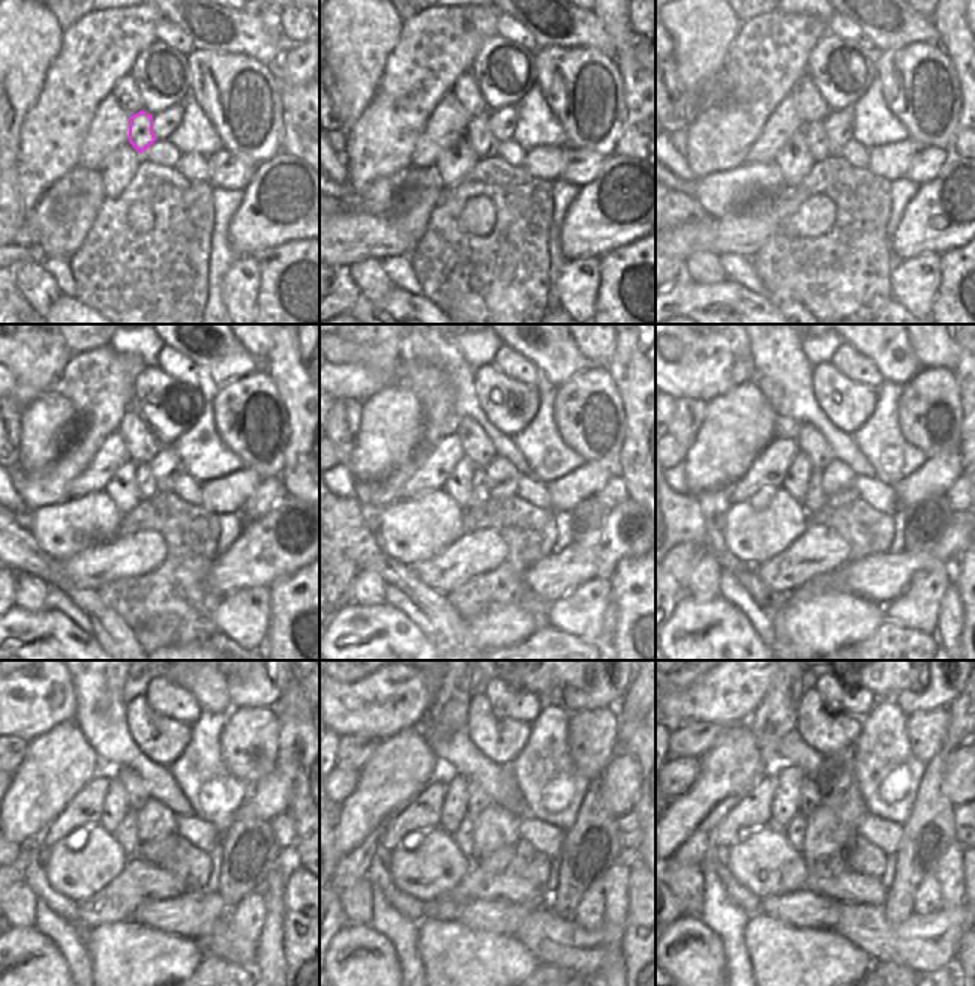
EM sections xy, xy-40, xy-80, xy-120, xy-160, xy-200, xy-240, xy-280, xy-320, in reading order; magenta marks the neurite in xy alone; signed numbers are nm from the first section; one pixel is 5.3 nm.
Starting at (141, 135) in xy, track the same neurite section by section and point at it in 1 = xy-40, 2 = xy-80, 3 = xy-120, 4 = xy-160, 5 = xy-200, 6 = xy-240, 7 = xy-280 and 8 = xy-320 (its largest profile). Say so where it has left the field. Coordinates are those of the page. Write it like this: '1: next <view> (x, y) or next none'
1: next xy-40 (477, 132)
2: next xy-80 (815, 138)
3: next xy-120 (144, 480)
4: next xy-160 (479, 489)
5: next xy-200 (815, 500)
6: next xy-240 (126, 835)
7: next xy-280 (461, 836)
8: next xy-320 (795, 832)

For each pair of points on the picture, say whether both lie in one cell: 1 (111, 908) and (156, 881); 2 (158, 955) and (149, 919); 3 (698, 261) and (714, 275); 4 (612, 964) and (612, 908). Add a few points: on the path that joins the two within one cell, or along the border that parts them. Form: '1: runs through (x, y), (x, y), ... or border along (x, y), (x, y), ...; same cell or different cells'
1: runs through (122, 898), (140, 883), (146, 883); same cell
2: border along (132, 920), (164, 932), (186, 937); different cells
3: runs through (702, 266), (710, 273); same cell
4: runs through (612, 950), (612, 922); same cell

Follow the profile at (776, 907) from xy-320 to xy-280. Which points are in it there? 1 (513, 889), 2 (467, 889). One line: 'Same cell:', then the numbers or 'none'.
Same cell: none

